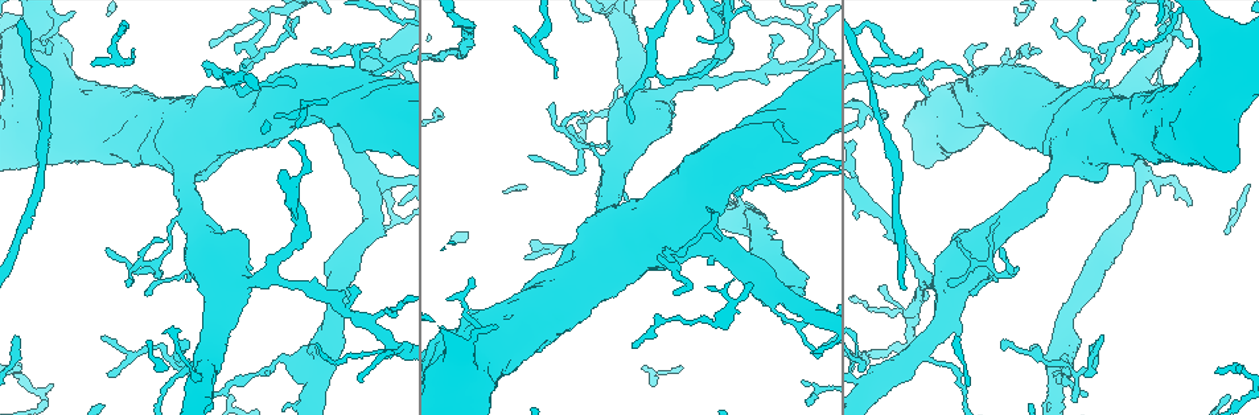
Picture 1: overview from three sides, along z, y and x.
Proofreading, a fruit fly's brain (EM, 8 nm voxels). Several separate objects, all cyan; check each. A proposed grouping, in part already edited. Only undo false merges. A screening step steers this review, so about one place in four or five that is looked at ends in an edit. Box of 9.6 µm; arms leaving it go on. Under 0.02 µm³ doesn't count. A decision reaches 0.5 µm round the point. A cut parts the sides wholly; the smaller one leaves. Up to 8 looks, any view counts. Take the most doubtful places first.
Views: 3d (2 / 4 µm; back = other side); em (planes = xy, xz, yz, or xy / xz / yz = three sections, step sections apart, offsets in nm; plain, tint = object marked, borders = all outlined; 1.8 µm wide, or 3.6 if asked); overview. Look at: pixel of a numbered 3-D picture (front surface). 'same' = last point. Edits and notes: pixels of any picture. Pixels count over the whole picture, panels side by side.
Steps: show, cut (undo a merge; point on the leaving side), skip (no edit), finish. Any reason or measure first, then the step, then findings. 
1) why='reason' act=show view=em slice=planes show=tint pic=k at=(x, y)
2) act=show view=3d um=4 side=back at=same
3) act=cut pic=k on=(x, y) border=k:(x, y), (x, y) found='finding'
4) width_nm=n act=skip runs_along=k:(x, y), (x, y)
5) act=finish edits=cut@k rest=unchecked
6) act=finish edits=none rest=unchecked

why='thick turns thin' act=show view=em slice=xz step=16 show=tint pic=1 at=(803, 25)

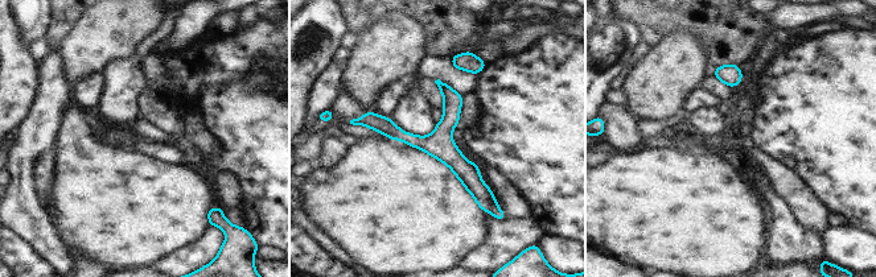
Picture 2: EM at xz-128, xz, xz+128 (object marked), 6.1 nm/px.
why='another direction' act=show view=em slice=planes show=tint at=same

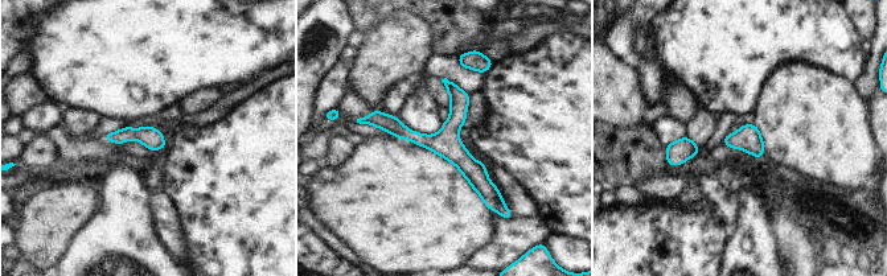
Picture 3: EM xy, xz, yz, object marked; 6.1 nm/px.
act=skip runs_along=3:(368, 120), (444, 143), (495, 198) found='continuous, no second neuron'

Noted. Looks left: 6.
why='thin neck' act=show view=em slice=planes show=tint pic=1 at=(247, 73)

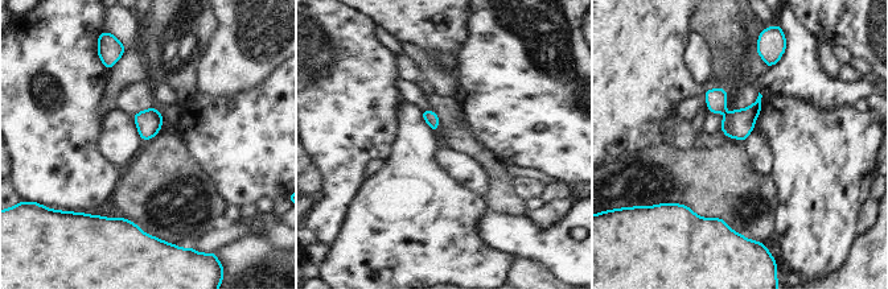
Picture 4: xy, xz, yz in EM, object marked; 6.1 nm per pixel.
act=skip found='all the same neuron'

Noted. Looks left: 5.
why='sharp bend' act=show view=em slice=xy step=16 show=tint pic=1 at=(44, 402)

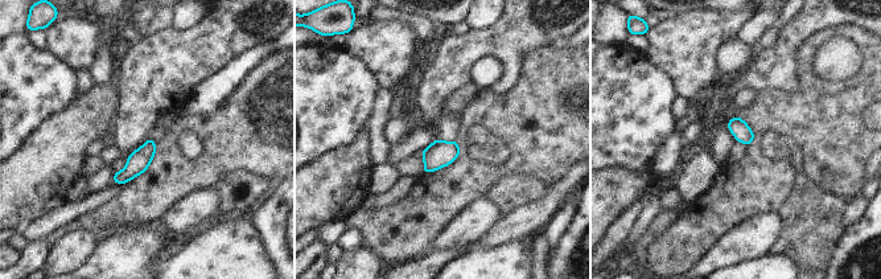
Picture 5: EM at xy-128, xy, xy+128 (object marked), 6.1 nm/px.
act=skip found='one neuron here'

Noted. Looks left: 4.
act=finish edits=none rest=unchecked

